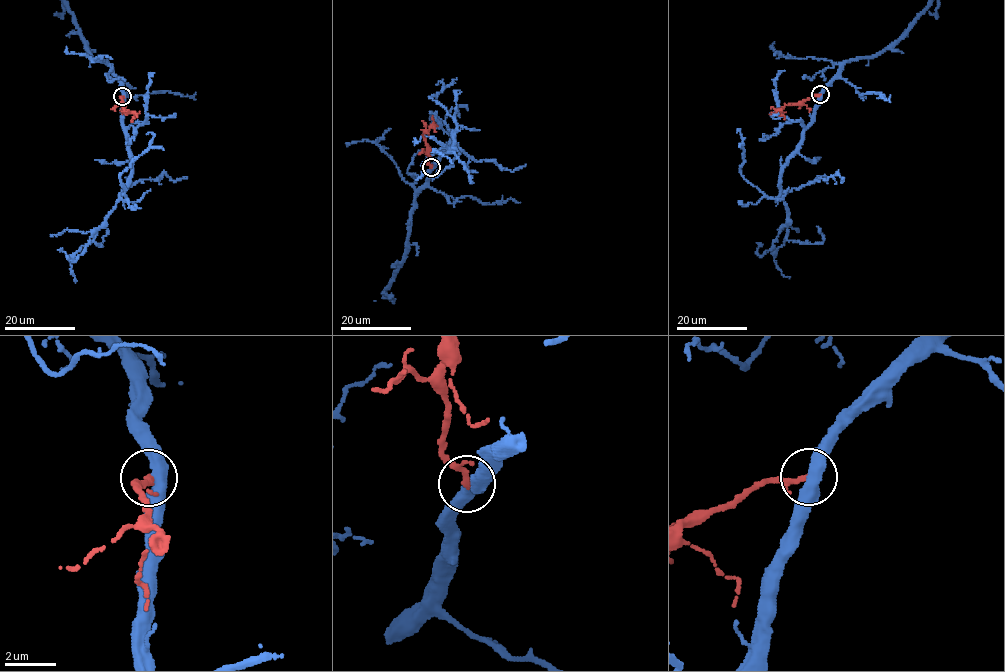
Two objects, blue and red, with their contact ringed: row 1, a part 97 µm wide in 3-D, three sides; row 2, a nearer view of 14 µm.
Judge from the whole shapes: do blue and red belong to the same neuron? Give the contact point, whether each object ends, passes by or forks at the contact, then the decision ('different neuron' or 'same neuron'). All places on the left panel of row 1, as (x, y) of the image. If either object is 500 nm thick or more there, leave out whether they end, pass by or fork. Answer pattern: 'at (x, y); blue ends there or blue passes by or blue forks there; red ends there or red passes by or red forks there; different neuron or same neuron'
at (122, 96); different neuron

